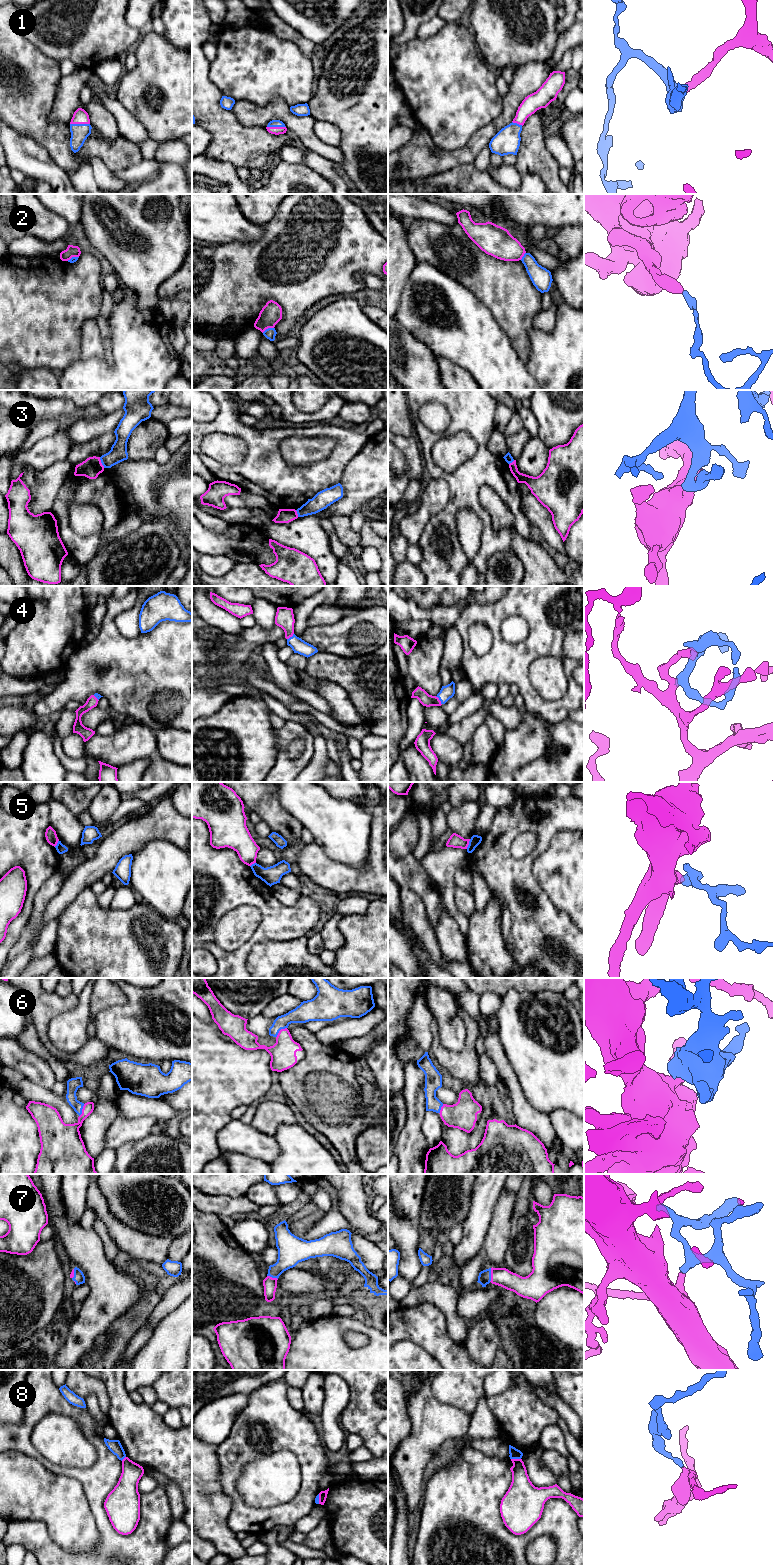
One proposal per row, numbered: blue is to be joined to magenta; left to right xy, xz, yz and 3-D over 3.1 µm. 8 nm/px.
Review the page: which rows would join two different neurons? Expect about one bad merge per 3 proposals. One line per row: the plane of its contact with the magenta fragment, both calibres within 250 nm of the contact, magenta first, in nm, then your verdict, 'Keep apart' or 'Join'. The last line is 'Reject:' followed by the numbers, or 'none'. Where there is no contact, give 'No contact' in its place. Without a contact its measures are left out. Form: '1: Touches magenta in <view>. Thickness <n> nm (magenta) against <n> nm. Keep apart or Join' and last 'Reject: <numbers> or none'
1: Touches magenta in xy. Thickness 120 nm (magenta) against 140 nm. Join
2: Touches magenta in xz. Thickness 170 nm (magenta) against 90 nm. Keep apart
3: Touches magenta in xy. Thickness 160 nm (magenta) against 140 nm. Keep apart
4: Touches magenta in yz. Thickness 100 nm (magenta) against 110 nm. Join
5: Touches magenta in yz. Thickness 110 nm (magenta) against 90 nm. Keep apart
6: Touches magenta in xz. Thickness 200 nm (magenta) against 150 nm. Join
7: Touches magenta in yz. Thickness 150 nm (magenta) against 110 nm. Join
8: Touches magenta in yz. Thickness 190 nm (magenta) against 80 nm. Keep apart
Reject: 2, 3, 5, 8

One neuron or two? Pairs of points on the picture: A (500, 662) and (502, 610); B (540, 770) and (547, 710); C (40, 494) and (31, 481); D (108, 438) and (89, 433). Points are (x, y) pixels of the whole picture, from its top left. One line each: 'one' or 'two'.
A: one
B: two
C: two
D: two

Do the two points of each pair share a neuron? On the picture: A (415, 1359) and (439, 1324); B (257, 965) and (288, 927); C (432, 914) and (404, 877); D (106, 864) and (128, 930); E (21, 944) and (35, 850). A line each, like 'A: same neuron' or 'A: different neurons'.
A: different neurons
B: different neurons
C: same neuron
D: different neurons
E: different neurons

